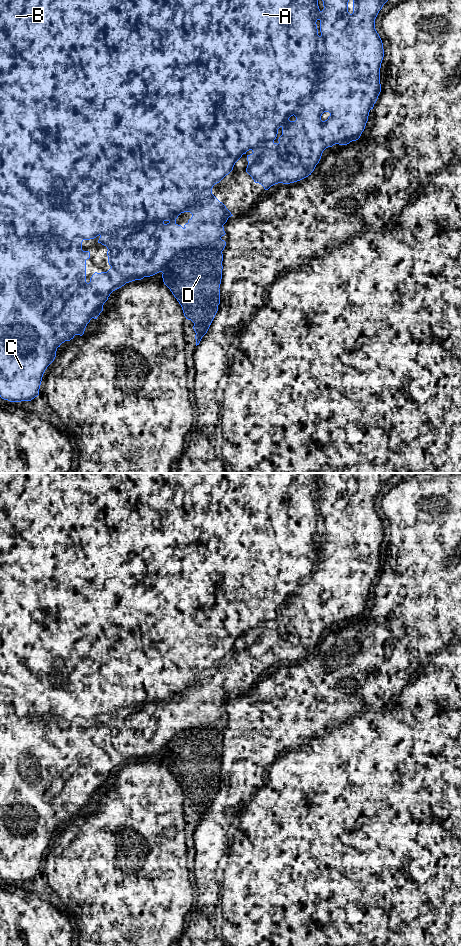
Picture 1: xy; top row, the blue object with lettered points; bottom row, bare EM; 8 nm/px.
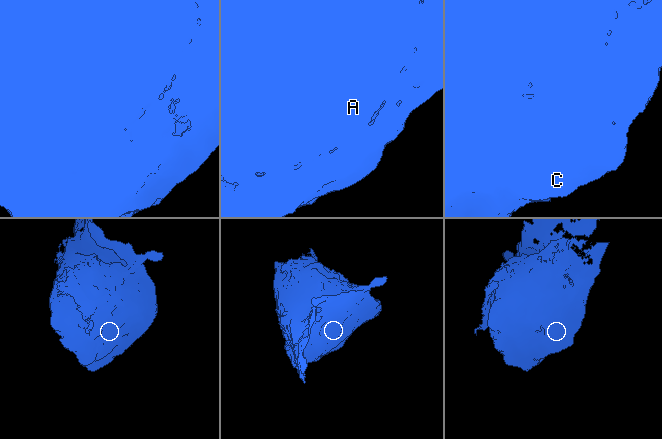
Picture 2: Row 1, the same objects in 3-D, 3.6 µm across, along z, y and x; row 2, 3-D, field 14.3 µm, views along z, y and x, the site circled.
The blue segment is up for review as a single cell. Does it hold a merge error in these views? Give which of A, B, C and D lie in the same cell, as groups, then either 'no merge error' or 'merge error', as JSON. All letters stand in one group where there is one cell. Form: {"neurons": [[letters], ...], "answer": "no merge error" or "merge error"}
{"neurons": [["A", "B", "C", "D"]], "answer": "no merge error"}

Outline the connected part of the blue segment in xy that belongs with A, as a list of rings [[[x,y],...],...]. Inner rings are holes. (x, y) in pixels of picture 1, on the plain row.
[[[0,473],[0,877],[1,877],[1,878],[2,878],[2,879],[4,879],[4,880],[8,880],[8,881],[10,881],[10,882],[21,882],[21,881],[31,881],[31,880],[32,880],[32,879],[34,879],[34,878],[35,878],[35,877],[37,877],[37,876],[38,876],[38,875],[39,875],[39,869],[40,869],[40,865],[41,865],[41,861],[42,861],[42,857],[43,857],[43,854],[44,854],[44,852],[45,852],[45,850],[46,850],[46,849],[47,849],[47,847],[48,847],[48,846],[49,846],[49,845],[50,845],[50,844],[51,844],[51,843],[52,843],[52,842],[53,842],[53,841],[54,841],[54,839],[55,839],[55,837],[56,837],[56,831],[57,831],[57,828],[58,828],[58,827],[60,827],[60,825],[61,825],[61,824],[62,824],[62,823],[64,823],[64,822],[65,822],[65,821],[70,821],[70,820],[71,820],[71,819],[73,819],[73,818],[74,818],[74,816],[75,816],[75,815],[80,815],[80,816],[82,816],[82,815],[83,815],[83,814],[84,814],[84,811],[85,811],[85,808],[86,808],[86,806],[87,806],[87,804],[88,804],[88,803],[89,803],[89,802],[90,802],[90,800],[91,800],[91,799],[92,799],[92,798],[94,798],[94,799],[97,799],[97,797],[98,797],[98,796],[99,796],[99,795],[100,795],[100,793],[101,793],[101,792],[102,792],[102,791],[103,791],[103,785],[104,785],[104,783],[105,783],[105,782],[106,782],[106,781],[107,781],[107,780],[108,780],[108,777],[109,777],[109,776],[110,776],[110,774],[111,774],[111,773],[112,773],[112,772],[113,772],[113,771],[115,771],[115,770],[117,770],[117,769],[119,769],[119,768],[121,768],[121,767],[122,767],[122,766],[124,766],[124,765],[125,765],[125,764],[126,764],[126,763],[129,763],[129,762],[132,762],[132,761],[135,761],[135,760],[141,760],[141,759],[143,759],[143,758],[144,758],[144,757],[150,757],[150,756],[153,756],[153,755],[155,755],[155,754],[157,754],[157,753],[159,753],[159,752],[162,752],[162,753],[163,753],[163,754],[162,754],[162,758],[163,758],[163,762],[164,762],[164,764],[165,764],[165,765],[166,765],[166,766],[167,766],[167,767],[168,767],[168,768],[169,768],[169,769],[170,769],[170,771],[171,771],[171,772],[172,772],[172,774],[173,774],[173,775],[174,775],[174,777],[175,777],[175,778],[176,778],[176,779],[177,779],[177,781],[178,781],[178,782],[179,782],[179,784],[180,784],[180,785],[181,785],[181,787],[182,787],[182,790],[183,790],[183,793],[184,793],[184,796],[185,796],[185,797],[186,797],[186,799],[188,799],[188,800],[191,800],[191,801],[192,801],[192,802],[193,802],[193,803],[194,803],[194,806],[193,806],[193,809],[194,809],[194,811],[195,811],[195,813],[196,813],[196,815],[195,815],[195,819],[196,819],[196,826],[197,826],[197,825],[199,825],[199,823],[200,823],[200,821],[201,821],[201,819],[202,819],[202,817],[203,817],[203,816],[204,816],[204,815],[205,815],[205,814],[206,814],[206,813],[207,813],[207,811],[208,811],[208,809],[209,809],[209,807],[210,807],[210,805],[211,805],[211,803],[212,803],[212,801],[213,801],[213,799],[214,799],[214,797],[215,797],[215,795],[216,795],[216,793],[217,793],[217,791],[218,791],[218,785],[219,785],[219,784],[220,784],[220,769],[219,769],[219,768],[220,768],[220,764],[221,764],[221,759],[222,759],[222,749],[223,749],[223,746],[222,746],[222,741],[223,741],[223,734],[222,734],[222,731],[223,731],[223,730],[224,730],[224,728],[225,728],[225,726],[226,726],[226,722],[225,722],[225,721],[224,721],[224,720],[222,720],[222,719],[221,719],[221,717],[222,717],[222,716],[224,716],[224,715],[225,715],[225,714],[226,714],[226,713],[225,713],[225,711],[224,711],[224,707],[223,707],[223,705],[224,705],[224,704],[225,704],[225,703],[226,703],[226,702],[227,702],[227,700],[228,700],[228,698],[229,698],[229,697],[231,697],[231,696],[233,696],[233,695],[232,695],[232,694],[231,694],[231,692],[230,692],[230,691],[229,691],[229,690],[228,690],[228,689],[227,689],[227,688],[226,688],[226,686],[225,686],[225,685],[224,685],[224,684],[223,684],[223,683],[222,683],[222,682],[220,682],[220,681],[219,681],[219,680],[218,680],[218,679],[217,679],[217,678],[216,678],[216,677],[215,677],[215,676],[214,676],[214,675],[213,675],[213,674],[212,674],[212,668],[213,668],[213,666],[214,666],[214,665],[215,665],[215,664],[217,664],[217,663],[219,663],[219,662],[220,662],[220,661],[221,661],[221,660],[222,660],[222,659],[223,659],[223,658],[224,658],[224,657],[225,657],[225,656],[226,656],[226,655],[228,655],[228,654],[229,654],[229,653],[230,653],[230,652],[231,652],[231,651],[232,651],[232,650],[233,650],[233,647],[234,647],[234,645],[235,645],[235,643],[236,643],[236,642],[237,642],[237,641],[238,641],[238,640],[239,640],[239,639],[240,639],[240,638],[241,638],[241,637],[242,637],[242,635],[243,635],[243,634],[246,634],[246,632],[247,632],[247,631],[249,631],[249,630],[251,630],[251,631],[252,631],[252,632],[253,632],[253,633],[252,633],[252,634],[250,634],[250,635],[247,635],[247,641],[248,641],[248,645],[247,645],[247,648],[246,648],[246,652],[247,652],[247,653],[248,653],[248,654],[249,654],[249,655],[250,655],[250,656],[251,656],[251,657],[252,657],[252,659],[253,659],[253,660],[254,660],[254,662],[255,662],[255,663],[259,663],[259,664],[261,664],[261,665],[262,665],[262,666],[263,666],[263,667],[264,667],[264,669],[265,669],[265,670],[268,670],[268,669],[269,669],[269,668],[270,668],[270,667],[271,667],[271,666],[273,666],[273,665],[275,665],[275,664],[278,664],[278,663],[283,663],[283,664],[290,664],[290,663],[294,663],[294,662],[297,662],[297,661],[300,661],[300,660],[302,660],[302,659],[304,659],[304,658],[306,658],[306,657],[308,657],[308,656],[309,656],[309,655],[311,655],[311,653],[312,653],[312,652],[313,652],[313,651],[314,651],[314,649],[315,649],[315,647],[316,647],[316,645],[317,645],[317,644],[318,644],[318,643],[319,643],[319,641],[320,641],[320,639],[321,639],[321,636],[322,636],[322,633],[323,633],[323,631],[324,631],[324,630],[325,630],[325,629],[326,629],[326,628],[328,628],[328,627],[332,627],[332,626],[333,626],[333,625],[335,625],[335,624],[339,624],[339,625],[347,625],[347,624],[349,624],[349,623],[350,623],[350,622],[352,622],[352,621],[356,621],[356,620],[358,620],[358,619],[359,619],[359,618],[360,618],[360,616],[361,616],[361,614],[362,614],[362,612],[363,612],[363,611],[364,611],[364,609],[365,609],[365,606],[366,606],[366,603],[367,603],[367,601],[368,601],[368,596],[369,596],[369,592],[370,592],[370,590],[371,590],[371,589],[373,589],[373,587],[374,587],[374,584],[375,584],[375,583],[376,583],[376,581],[377,581],[377,579],[378,579],[378,576],[379,576],[379,574],[380,574],[380,572],[381,572],[381,564],[380,564],[380,548],[381,548],[381,543],[382,543],[382,540],[383,540],[383,537],[384,537],[384,529],[383,529],[383,523],[382,523],[382,520],[381,520],[381,518],[380,518],[380,516],[379,516],[379,514],[378,514],[378,513],[377,513],[377,511],[376,511],[376,509],[375,509],[375,499],[376,499],[376,497],[377,497],[377,495],[378,495],[378,493],[379,493],[379,491],[380,491],[380,490],[381,490],[381,489],[382,489],[382,487],[383,487],[383,485],[384,485],[384,484],[385,484],[385,483],[386,483],[386,482],[387,482],[387,481],[388,481],[388,480],[389,480],[389,479],[390,479],[390,478],[391,478],[391,477],[392,477],[392,476],[393,476],[393,475],[394,475],[394,474],[395,474],[395,473],[322,473],[322,474],[321,474],[321,479],[322,479],[322,481],[323,481],[323,486],[324,486],[324,489],[323,489],[323,490],[322,490],[322,491],[321,491],[321,490],[320,490],[320,489],[319,489],[319,486],[318,486],[318,475],[319,475],[319,474],[318,474],[318,473]],[[350,479],[352,479],[352,480],[353,480],[353,493],[352,493],[352,494],[350,494],[350,493],[349,493],[349,492],[348,492],[348,482],[349,482],[349,480],[350,480]],[[184,692],[190,692],[190,693],[191,693],[191,694],[192,694],[192,697],[191,697],[191,698],[190,698],[190,699],[189,699],[189,700],[188,700],[188,702],[187,702],[187,703],[186,703],[186,704],[185,704],[185,705],[184,705],[184,706],[183,706],[183,707],[182,707],[182,706],[181,706],[181,705],[178,705],[178,704],[177,704],[177,703],[176,703],[176,699],[177,699],[177,698],[178,698],[178,696],[179,696],[179,695],[180,695],[180,694],[181,694],[181,693],[184,693]],[[97,716],[99,716],[99,717],[100,717],[100,718],[99,718],[99,720],[98,720],[98,723],[101,723],[101,724],[102,724],[102,725],[104,725],[104,726],[106,726],[106,727],[107,727],[107,729],[108,729],[108,731],[107,731],[107,736],[108,736],[108,743],[109,743],[109,745],[110,745],[110,746],[111,746],[111,748],[110,748],[110,749],[109,749],[109,750],[108,750],[108,751],[107,751],[107,752],[101,752],[101,753],[97,753],[97,752],[95,752],[95,753],[94,753],[94,754],[93,754],[93,755],[92,755],[92,757],[91,757],[91,758],[90,758],[90,762],[89,762],[89,763],[87,763],[87,762],[86,762],[86,740],[87,740],[87,739],[89,739],[89,738],[90,738],[90,732],[89,732],[89,731],[83,731],[83,730],[82,730],[82,722],[83,722],[83,721],[84,721],[84,720],[90,720],[90,719],[94,719],[94,718],[96,718],[96,717],[97,717]]]

